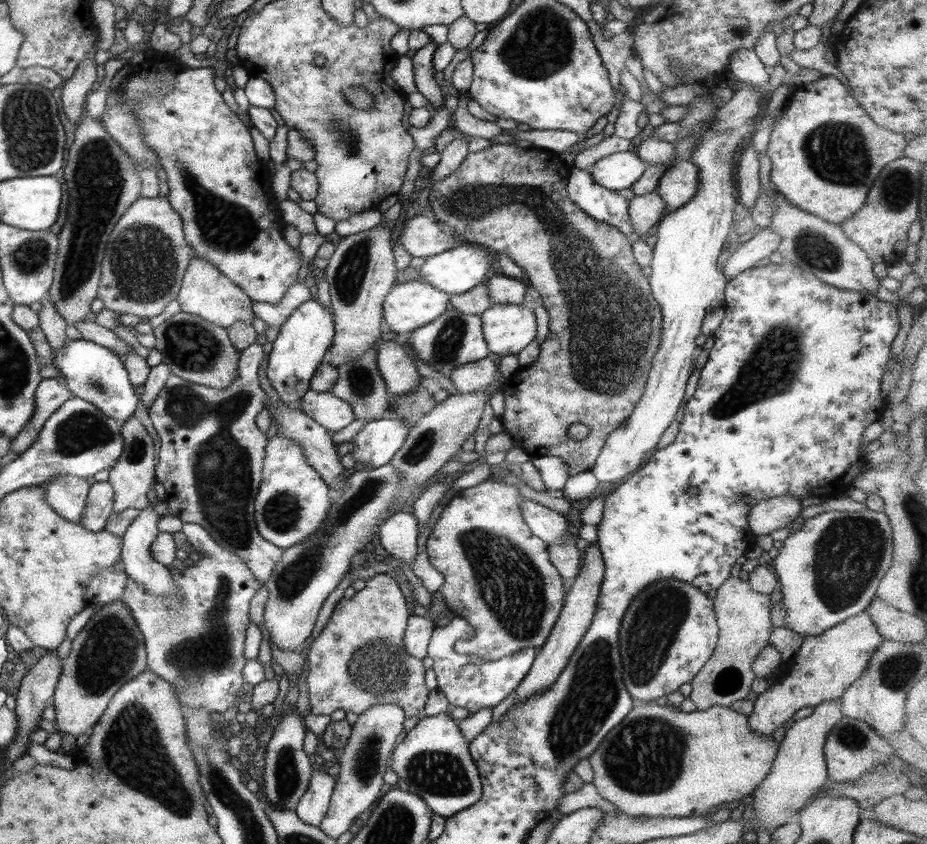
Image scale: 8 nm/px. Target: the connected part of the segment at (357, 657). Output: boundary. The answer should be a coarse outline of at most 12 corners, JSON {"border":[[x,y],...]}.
{"border":[[384,571],[343,597],[311,642],[310,712],[396,704],[430,692],[409,655],[410,610]]}

